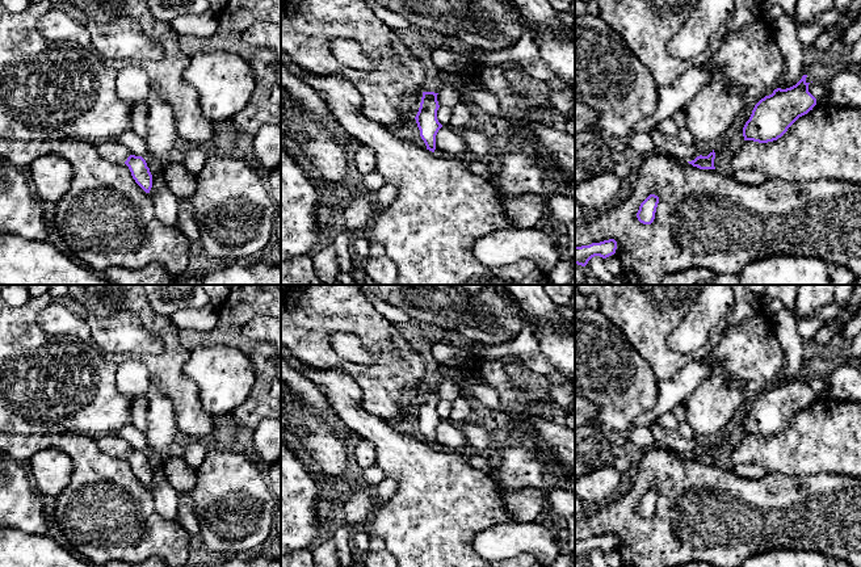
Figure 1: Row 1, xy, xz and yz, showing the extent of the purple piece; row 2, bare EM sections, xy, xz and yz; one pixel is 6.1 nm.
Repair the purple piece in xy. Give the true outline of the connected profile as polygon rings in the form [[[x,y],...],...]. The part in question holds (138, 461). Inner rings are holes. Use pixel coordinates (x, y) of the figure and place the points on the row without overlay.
[[[130,449],[125,458],[129,461],[135,476],[146,486],[150,487],[152,482],[152,469],[142,450]]]

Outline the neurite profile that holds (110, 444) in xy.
[[[108,434],[108,436],[97,436],[97,446],[106,454],[116,455],[116,457],[125,457],[130,449],[130,444],[116,436],[116,434]]]

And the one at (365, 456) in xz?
[[[361,440],[356,446],[353,454],[354,454],[354,463],[364,470],[375,465],[377,462],[375,446],[370,441]]]

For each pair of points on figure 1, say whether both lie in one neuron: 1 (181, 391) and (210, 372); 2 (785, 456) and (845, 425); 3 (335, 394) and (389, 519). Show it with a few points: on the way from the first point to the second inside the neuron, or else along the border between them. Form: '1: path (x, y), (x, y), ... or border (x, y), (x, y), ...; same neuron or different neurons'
1: border (189, 352), (183, 373), (196, 386), (205, 411); different neurons
2: path (799, 449), (818, 439), (831, 437); same neuron
3: path (366, 425), (404, 463), (404, 487); same neuron

